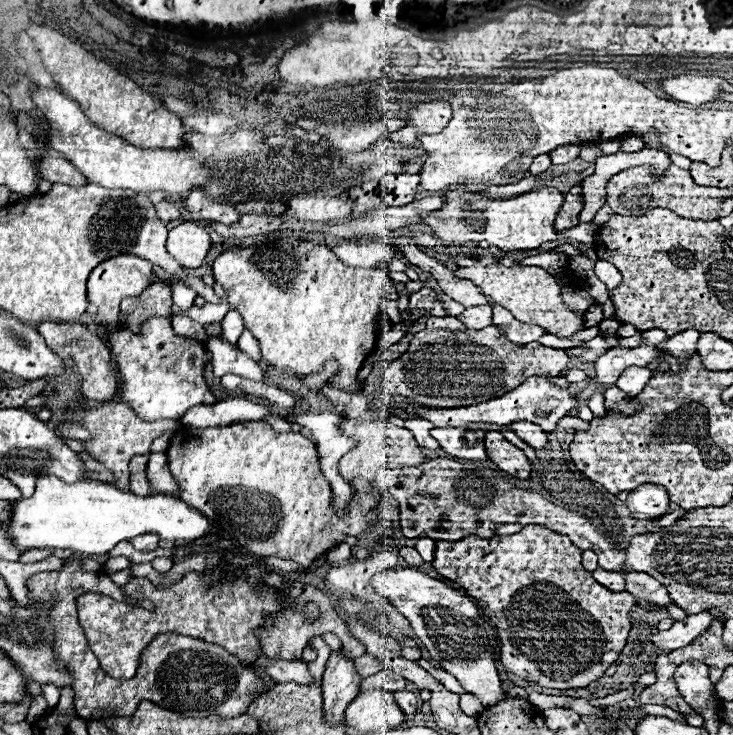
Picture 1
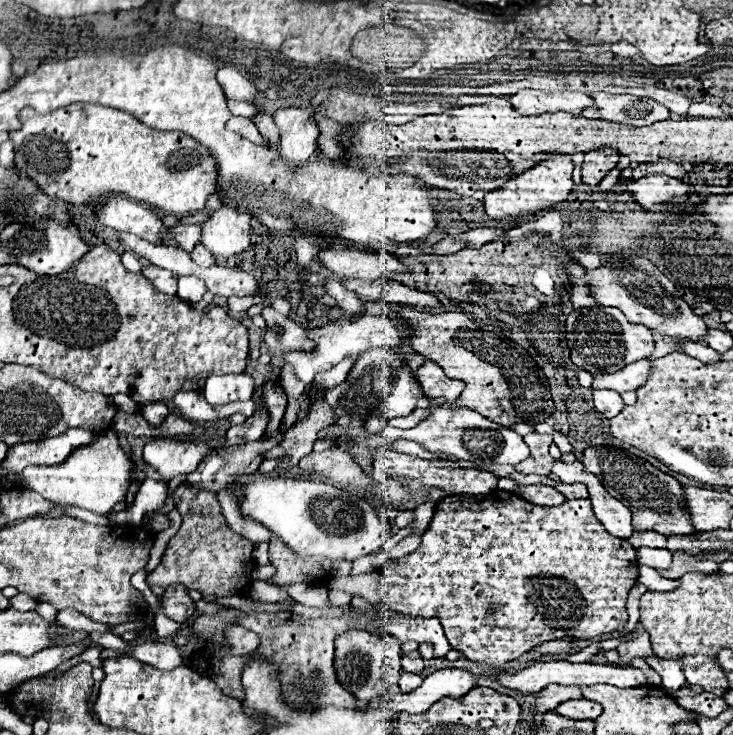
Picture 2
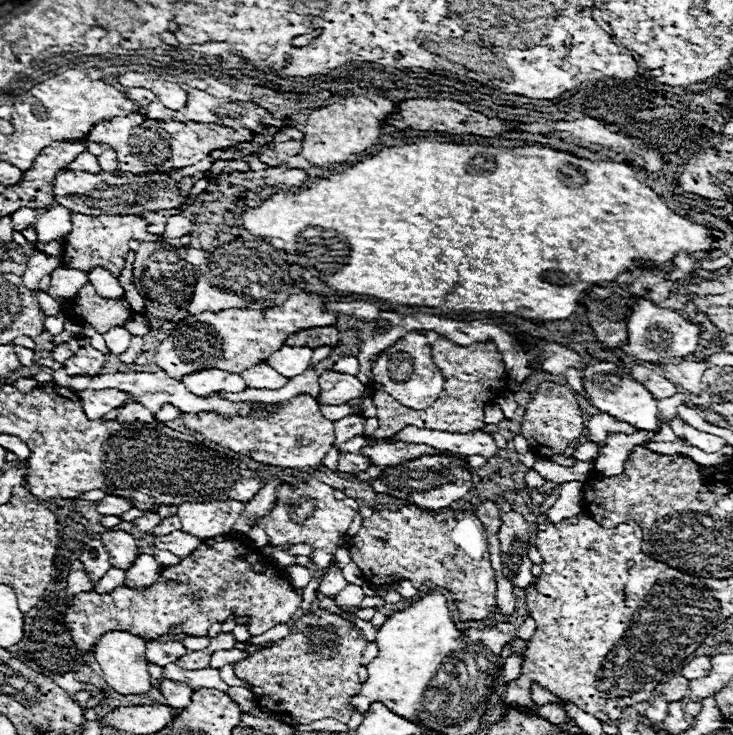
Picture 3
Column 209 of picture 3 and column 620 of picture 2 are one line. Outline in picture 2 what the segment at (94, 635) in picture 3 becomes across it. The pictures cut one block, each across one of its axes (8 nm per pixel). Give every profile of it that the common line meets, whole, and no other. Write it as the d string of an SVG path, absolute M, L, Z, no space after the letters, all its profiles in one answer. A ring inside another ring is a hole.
M494 490L490 494L450 494L446 498L442 498L436 506L434 506L434 516L430 526L426 528L426 532L422 534L422 542L420 546L400 558L400 560L390 560L386 562L380 570L370 572L368 576L356 576L352 580L356 580L356 590L352 592L352 596L364 596L366 592L362 590L366 586L366 582L370 582L370 586L374 588L370 596L370 600L378 600L380 606L384 606L386 610L394 610L400 614L410 614L410 616L422 616L422 618L438 618L444 634L450 642L450 646L458 652L464 654L464 658L468 658L470 662L476 662L480 666L490 666L490 668L502 668L506 662L516 660L518 656L526 654L530 648L548 642L548 640L558 640L558 638L572 638L572 640L588 640L594 636L602 636L602 634L610 634L618 628L624 628L628 624L628 612L626 612L626 596L630 592L630 588L636 584L638 578L638 568L636 568L636 550L632 548L632 544L628 540L618 540L614 536L610 536L602 524L598 522L598 518L592 512L590 500L582 498L582 500L566 500L566 504L562 506L536 506L526 502L524 498L520 498L518 494L512 492L502 492L502 490Z

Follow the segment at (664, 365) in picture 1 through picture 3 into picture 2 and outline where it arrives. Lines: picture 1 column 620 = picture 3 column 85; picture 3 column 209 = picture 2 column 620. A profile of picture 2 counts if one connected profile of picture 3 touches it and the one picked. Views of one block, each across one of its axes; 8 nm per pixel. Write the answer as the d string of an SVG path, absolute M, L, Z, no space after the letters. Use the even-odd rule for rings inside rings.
M594 390L594 404L606 418L614 418L626 404L614 390Z

